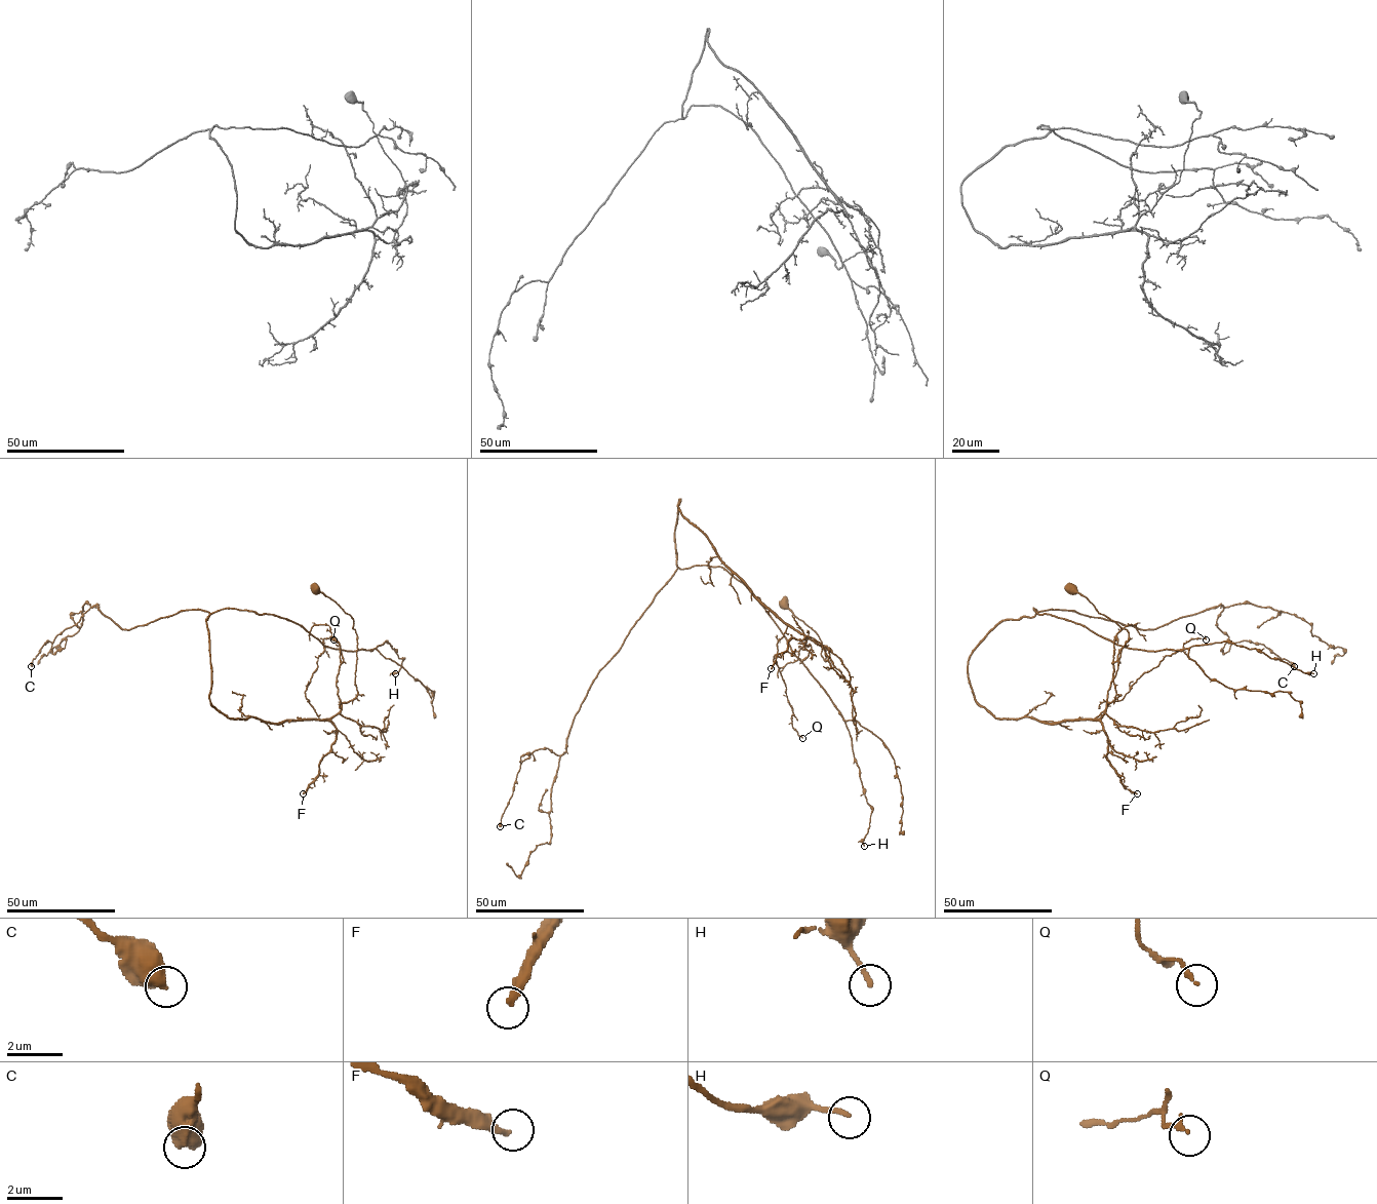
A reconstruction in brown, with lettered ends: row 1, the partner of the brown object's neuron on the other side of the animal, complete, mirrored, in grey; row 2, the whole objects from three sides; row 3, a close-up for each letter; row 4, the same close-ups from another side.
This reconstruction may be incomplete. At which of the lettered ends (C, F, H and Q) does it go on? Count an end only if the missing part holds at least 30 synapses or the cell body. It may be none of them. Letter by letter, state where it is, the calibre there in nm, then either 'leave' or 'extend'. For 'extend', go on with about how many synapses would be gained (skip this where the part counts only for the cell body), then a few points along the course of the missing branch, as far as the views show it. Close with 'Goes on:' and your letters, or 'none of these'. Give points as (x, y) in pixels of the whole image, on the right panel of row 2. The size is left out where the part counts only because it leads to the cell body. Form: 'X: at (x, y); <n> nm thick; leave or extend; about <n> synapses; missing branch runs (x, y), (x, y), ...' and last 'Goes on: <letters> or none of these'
C: at (1294, 666); 650 nm thick; leave
F: at (1137, 793); 240 nm thick; leave
H: at (1313, 673); 160 nm thick; leave
Q: at (1206, 639); 170 nm thick; leave
Goes on: none of these

